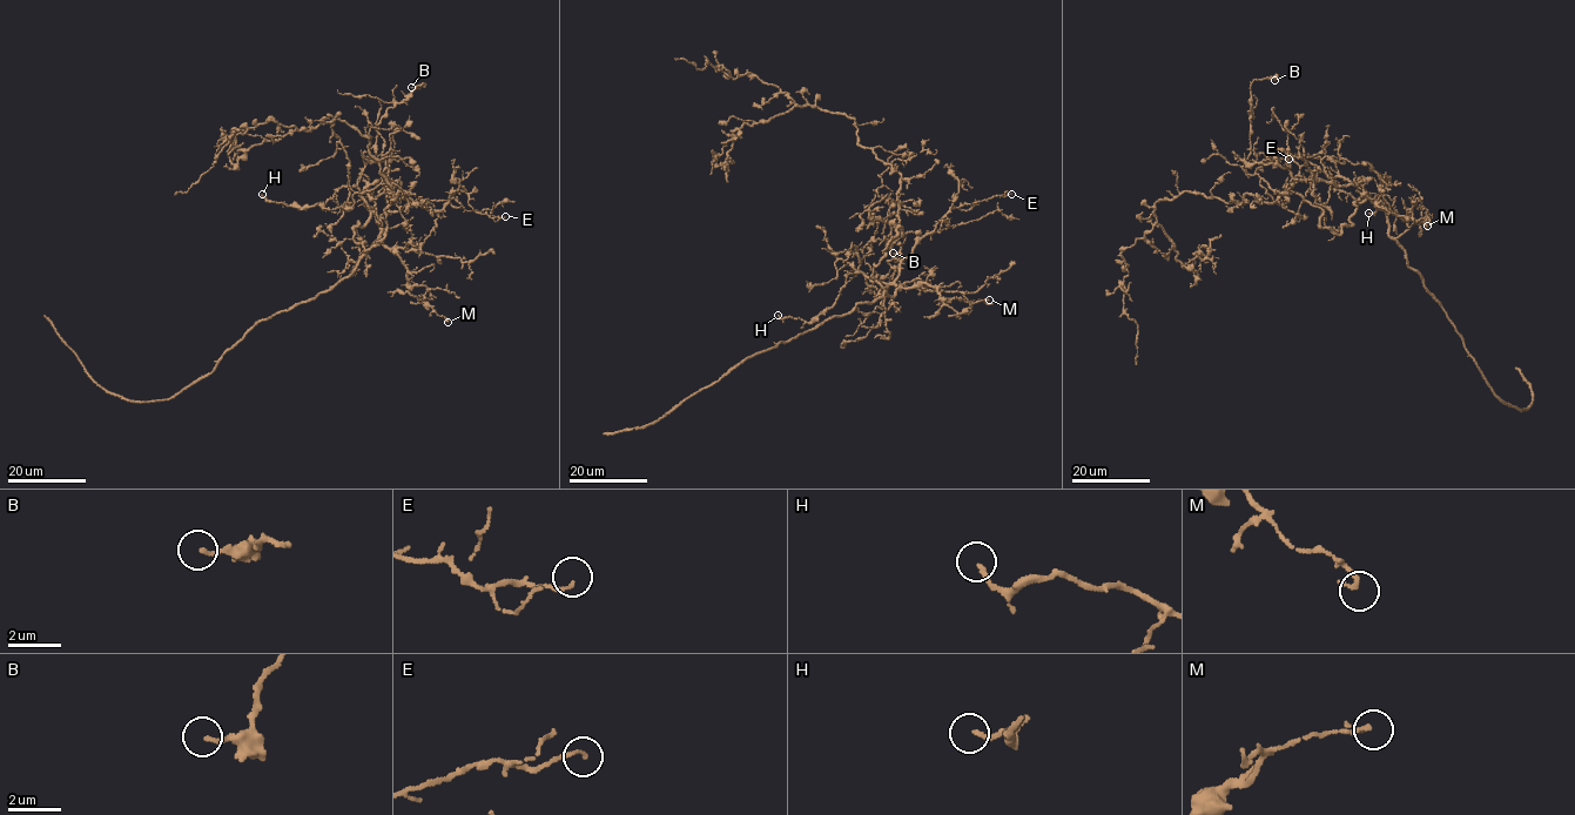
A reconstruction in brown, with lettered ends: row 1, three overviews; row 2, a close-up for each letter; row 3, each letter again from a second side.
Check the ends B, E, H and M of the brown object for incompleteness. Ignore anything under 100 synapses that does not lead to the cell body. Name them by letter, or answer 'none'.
none

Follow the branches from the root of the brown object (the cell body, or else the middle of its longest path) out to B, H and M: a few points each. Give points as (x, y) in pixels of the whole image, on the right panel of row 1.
B: (1350, 219), (1353, 224), (1335, 234), (1321, 227), (1320, 208), (1247, 173), (1251, 83), (1274, 80)
H: (1350, 219), (1365, 195), (1357, 183), (1337, 176), (1338, 189), (1382, 204), (1368, 213)
M: (1350, 219), (1355, 203), (1365, 199), (1358, 183), (1378, 206), (1417, 221), (1427, 216), (1424, 223), (1427, 226)

